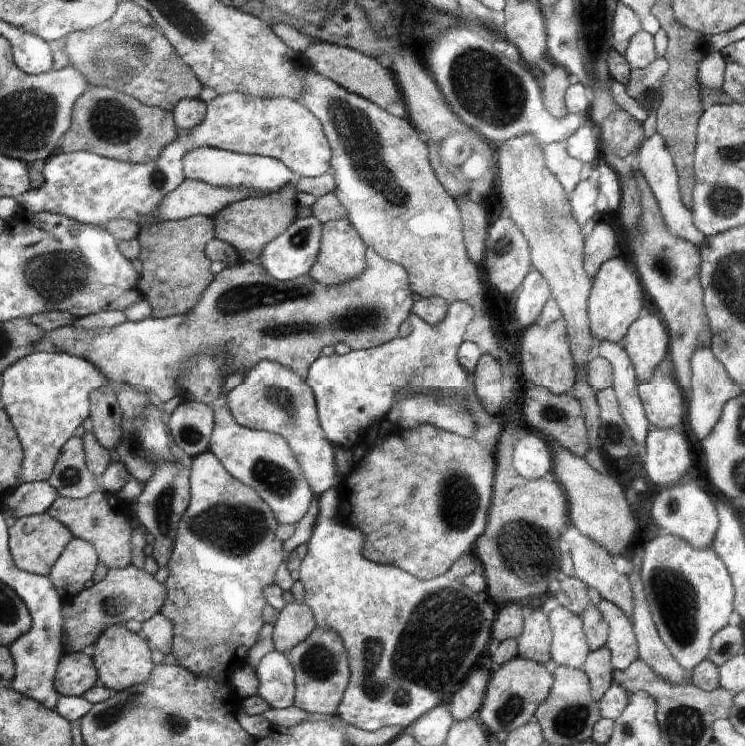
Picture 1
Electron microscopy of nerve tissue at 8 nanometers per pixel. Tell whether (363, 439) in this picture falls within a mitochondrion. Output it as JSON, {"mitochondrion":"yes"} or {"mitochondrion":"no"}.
{"mitochondrion":"no"}

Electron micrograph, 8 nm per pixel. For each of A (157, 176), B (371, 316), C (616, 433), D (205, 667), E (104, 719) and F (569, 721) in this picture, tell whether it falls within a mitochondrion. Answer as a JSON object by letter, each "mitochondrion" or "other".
{"A":"mitochondrion","B":"mitochondrion","C":"mitochondrion","D":"other","E":"mitochondrion","F":"mitochondrion"}

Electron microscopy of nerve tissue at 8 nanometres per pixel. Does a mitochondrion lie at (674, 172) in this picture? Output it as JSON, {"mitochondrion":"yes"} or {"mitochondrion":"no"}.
{"mitochondrion":"no"}

